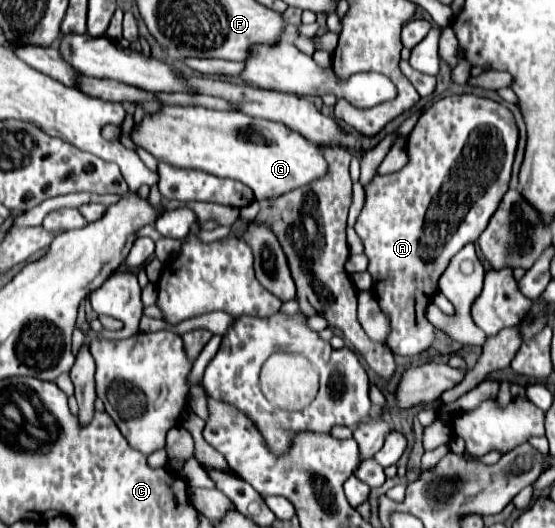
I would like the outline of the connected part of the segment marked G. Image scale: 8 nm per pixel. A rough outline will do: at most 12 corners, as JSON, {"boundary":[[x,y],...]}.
{"boundary":[[169,106],[131,140],[255,200],[325,176],[319,148],[235,110]]}

